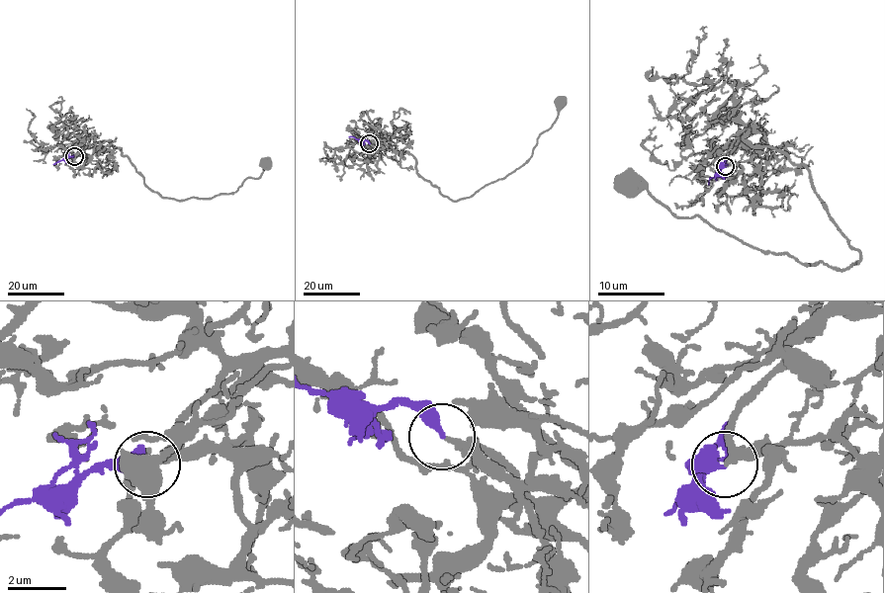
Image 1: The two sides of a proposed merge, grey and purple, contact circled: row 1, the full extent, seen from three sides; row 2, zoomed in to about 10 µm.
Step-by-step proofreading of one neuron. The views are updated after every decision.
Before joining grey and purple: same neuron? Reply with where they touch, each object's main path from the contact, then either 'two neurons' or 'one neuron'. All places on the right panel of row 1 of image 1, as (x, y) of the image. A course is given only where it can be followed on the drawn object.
place (725, 166); course grey (726, 167), (745, 130), (754, 146), (779, 148), (808, 170), (859, 260), (834, 270), (762, 253), (627, 183); course purple (726, 167), (718, 168), (709, 185); one neuron

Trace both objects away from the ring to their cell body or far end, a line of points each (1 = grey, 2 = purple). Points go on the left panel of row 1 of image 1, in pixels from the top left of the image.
1: (74, 156), (83, 146), (109, 141), (147, 186), (184, 201), (233, 194), (245, 179), (258, 178), (265, 163)
2: (74, 156), (53, 164)

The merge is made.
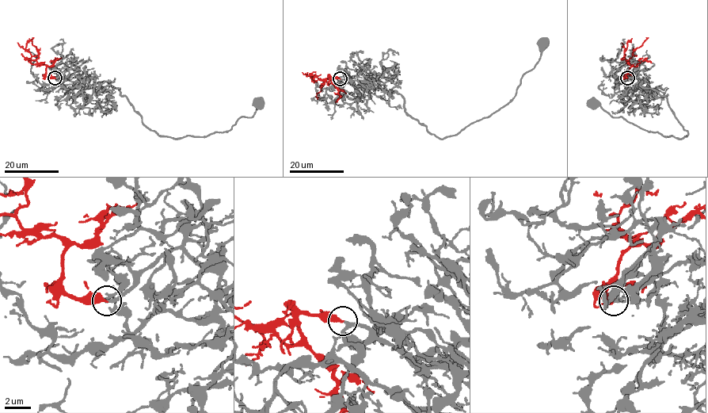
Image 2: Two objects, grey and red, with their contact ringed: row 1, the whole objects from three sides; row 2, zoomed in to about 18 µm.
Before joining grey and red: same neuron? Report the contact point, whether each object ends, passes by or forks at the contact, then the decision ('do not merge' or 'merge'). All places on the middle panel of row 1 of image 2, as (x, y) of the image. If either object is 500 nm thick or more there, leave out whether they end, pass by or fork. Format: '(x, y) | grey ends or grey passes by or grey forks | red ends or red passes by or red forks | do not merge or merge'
(340, 78) | grey passes by | red ends | merge

